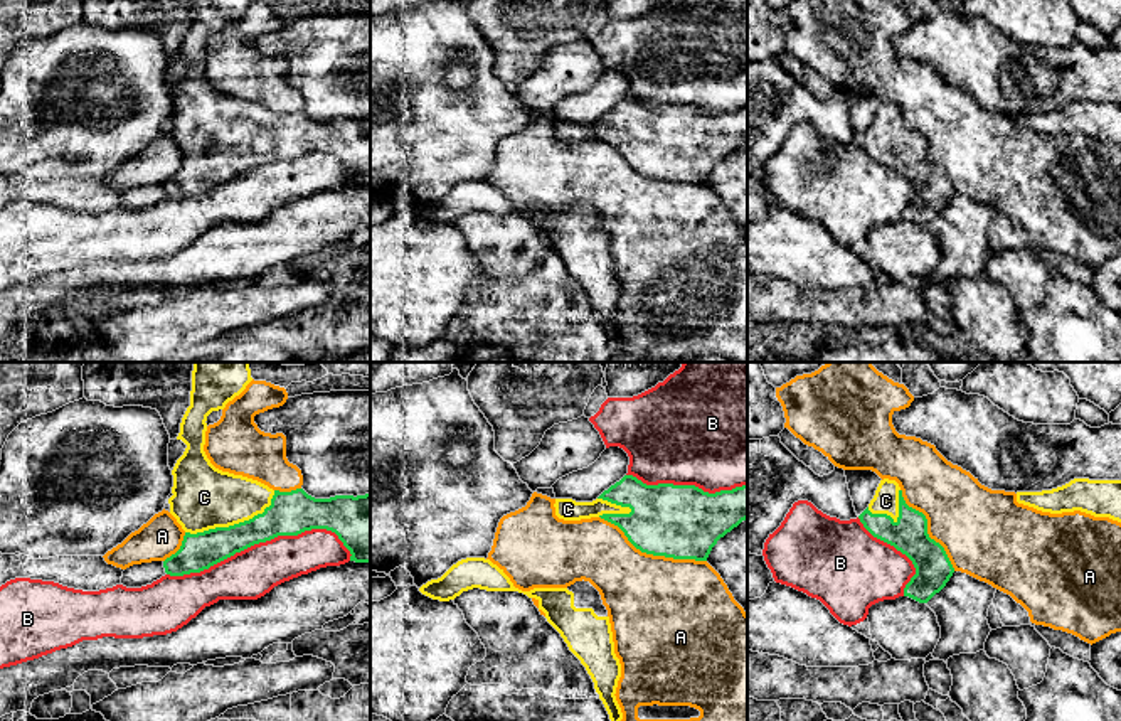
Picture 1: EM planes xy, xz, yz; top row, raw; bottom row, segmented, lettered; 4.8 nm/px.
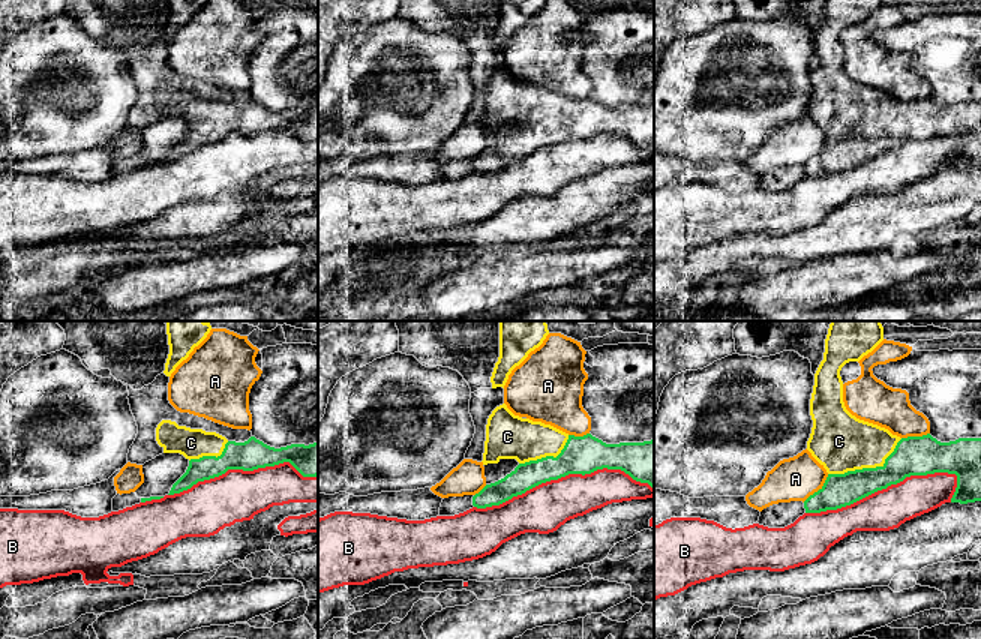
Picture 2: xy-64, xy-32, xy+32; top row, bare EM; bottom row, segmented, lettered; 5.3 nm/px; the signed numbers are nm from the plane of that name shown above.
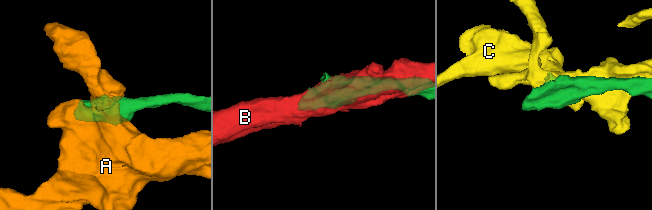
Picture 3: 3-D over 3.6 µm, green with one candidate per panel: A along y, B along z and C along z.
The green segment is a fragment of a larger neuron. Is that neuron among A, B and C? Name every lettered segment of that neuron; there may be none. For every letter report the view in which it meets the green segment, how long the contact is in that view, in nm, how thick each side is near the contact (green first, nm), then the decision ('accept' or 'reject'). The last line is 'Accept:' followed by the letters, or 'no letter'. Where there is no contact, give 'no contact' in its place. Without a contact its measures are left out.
A: xz | 550 nm | 360/480 nm | reject
B: xy | 900 nm | 200/240 nm | reject
C: xy | 480 nm | 180/300 nm | accept
Accept: C

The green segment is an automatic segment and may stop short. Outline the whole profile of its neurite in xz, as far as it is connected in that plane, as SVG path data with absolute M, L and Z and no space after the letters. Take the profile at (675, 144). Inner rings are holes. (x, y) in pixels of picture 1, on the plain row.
M624 98L592 125L555 121L554 130L555 138L564 143L601 140L618 148L641 175L707 184L717 163L747 142L747 108L709 116L695 108L646 108L633 98Z

